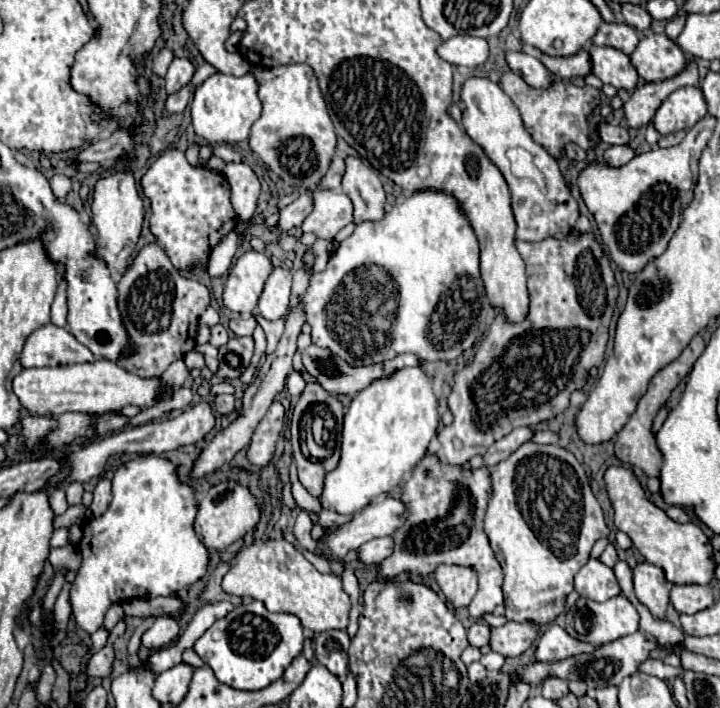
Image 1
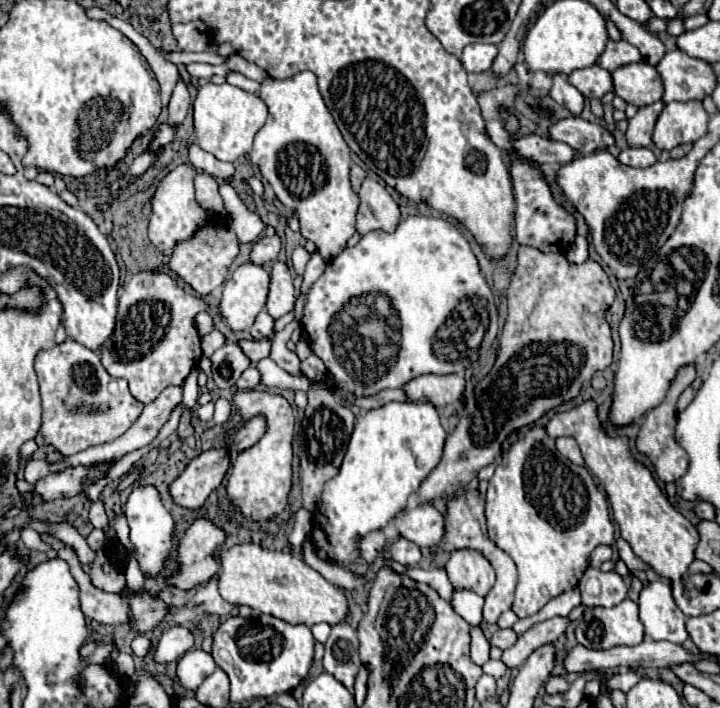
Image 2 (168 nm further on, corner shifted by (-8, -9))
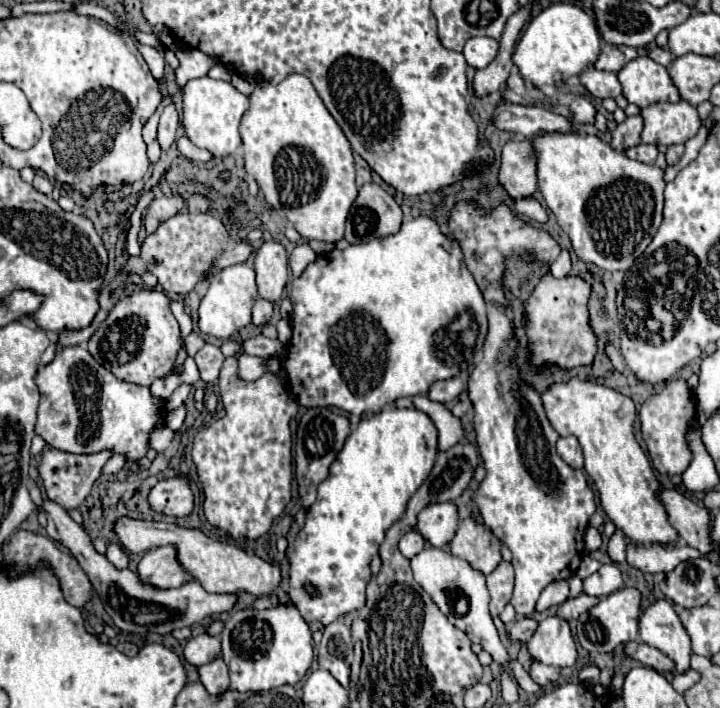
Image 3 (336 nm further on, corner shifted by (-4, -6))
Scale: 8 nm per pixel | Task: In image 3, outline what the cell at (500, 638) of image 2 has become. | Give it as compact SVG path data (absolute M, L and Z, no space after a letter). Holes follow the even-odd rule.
M520 618L514 622L512 630L510 630L510 640L524 640L528 642L532 638L532 634L536 632L538 622L534 618Z

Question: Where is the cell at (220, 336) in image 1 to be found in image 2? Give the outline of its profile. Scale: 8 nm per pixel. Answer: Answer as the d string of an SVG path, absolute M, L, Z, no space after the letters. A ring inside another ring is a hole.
M212 331L212 333L208 333L208 335L204 335L202 337L202 351L204 351L204 355L212 355L216 349L220 349L222 345L226 343L226 337L220 333L220 331Z

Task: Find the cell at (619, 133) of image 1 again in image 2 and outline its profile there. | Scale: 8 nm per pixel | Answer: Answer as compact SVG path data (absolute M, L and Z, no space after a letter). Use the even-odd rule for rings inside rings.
M566 117L556 121L550 127L550 137L554 141L568 143L572 149L576 149L582 155L588 155L600 149L610 149L616 145L614 135L606 127L584 121L582 117Z

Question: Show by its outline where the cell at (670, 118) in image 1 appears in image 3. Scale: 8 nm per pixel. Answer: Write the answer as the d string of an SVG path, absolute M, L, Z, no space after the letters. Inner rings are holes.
M680 100L678 104L652 104L644 108L640 116L644 120L644 130L640 136L642 142L656 146L684 144L694 138L702 126L696 108L692 108L686 100Z

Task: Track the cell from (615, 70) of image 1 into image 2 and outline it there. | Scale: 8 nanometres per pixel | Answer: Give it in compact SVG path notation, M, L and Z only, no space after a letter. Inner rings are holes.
M644 61L622 65L612 71L614 93L636 107L650 105L662 97L662 83L656 69Z

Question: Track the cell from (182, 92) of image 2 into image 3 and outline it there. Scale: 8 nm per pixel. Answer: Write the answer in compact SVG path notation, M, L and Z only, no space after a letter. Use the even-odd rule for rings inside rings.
M174 104L166 106L162 116L160 116L160 124L158 124L158 144L162 150L168 150L174 142L176 142L176 132L178 132L178 112L174 108Z

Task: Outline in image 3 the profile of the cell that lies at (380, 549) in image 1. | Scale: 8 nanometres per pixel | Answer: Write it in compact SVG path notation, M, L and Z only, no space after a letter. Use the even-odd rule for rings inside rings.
M410 530L400 538L400 552L404 552L406 558L416 556L416 552L422 552L426 546L424 536L418 530Z

